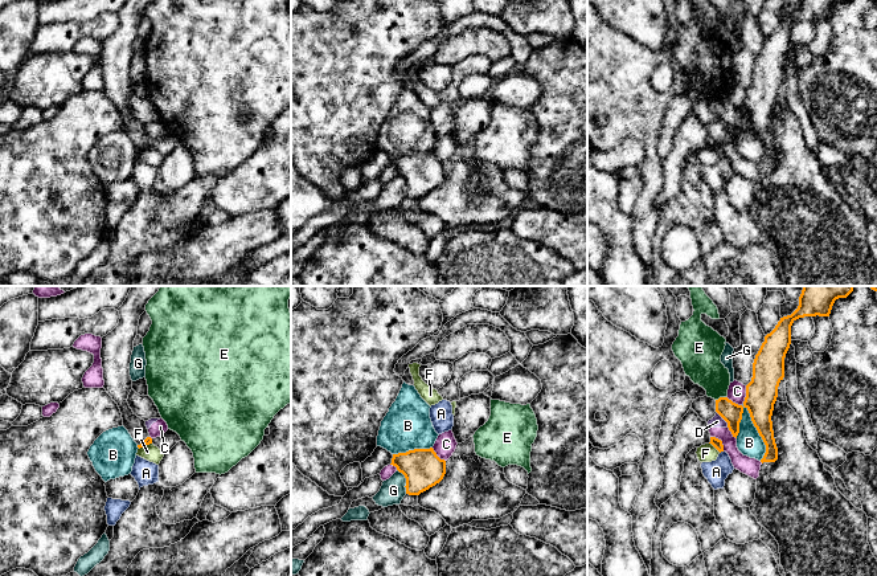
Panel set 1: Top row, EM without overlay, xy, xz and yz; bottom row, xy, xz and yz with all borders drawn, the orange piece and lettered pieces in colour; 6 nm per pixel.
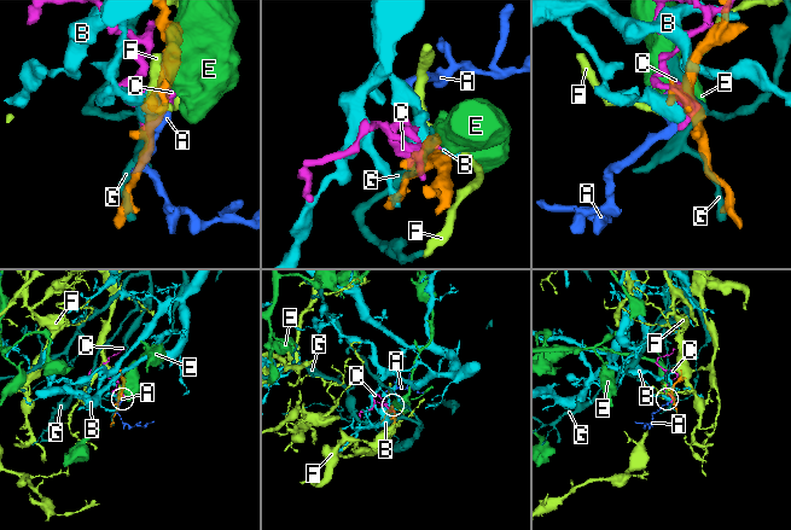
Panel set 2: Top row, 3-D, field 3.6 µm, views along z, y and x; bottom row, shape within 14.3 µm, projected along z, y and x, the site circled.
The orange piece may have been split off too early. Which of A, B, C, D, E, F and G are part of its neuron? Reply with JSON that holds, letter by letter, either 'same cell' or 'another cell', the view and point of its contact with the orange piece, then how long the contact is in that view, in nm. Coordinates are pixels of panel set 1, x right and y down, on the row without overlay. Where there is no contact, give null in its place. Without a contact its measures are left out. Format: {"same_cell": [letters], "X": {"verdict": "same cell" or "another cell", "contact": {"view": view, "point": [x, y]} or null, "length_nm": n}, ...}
{"same_cell": ["A"], "A": {"verdict": "same cell", "contact": {"view": "yz", "point": [721, 154]}, "length_nm": 30}, "B": {"verdict": "another cell", "contact": {"view": "yz", "point": [758, 135]}, "length_nm": 360}, "C": {"verdict": "another cell", "contact": {"view": "yz", "point": [744, 106]}, "length_nm": 150}, "D": {"verdict": "another cell", "contact": {"view": "yz", "point": [724, 122]}, "length_nm": 120}, "E": {"verdict": "another cell", "contact": {"view": "yz", "point": [720, 101]}, "length_nm": 70}, "F": {"verdict": "another cell", "contact": {"view": "yz", "point": [714, 150]}, "length_nm": 90}, "G": {"verdict": "another cell", "contact": {"view": "xz", "point": [406, 184]}, "length_nm": 160}}

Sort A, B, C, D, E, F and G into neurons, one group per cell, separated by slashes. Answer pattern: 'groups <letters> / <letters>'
groups A / B / C D / E / F / G

